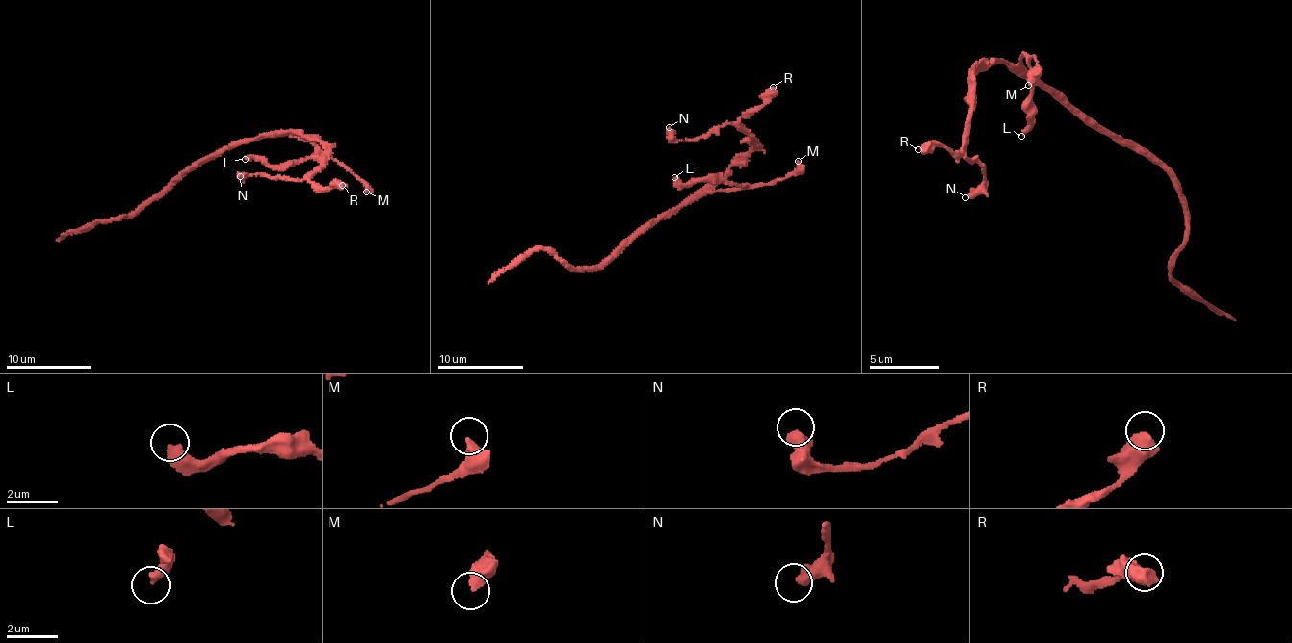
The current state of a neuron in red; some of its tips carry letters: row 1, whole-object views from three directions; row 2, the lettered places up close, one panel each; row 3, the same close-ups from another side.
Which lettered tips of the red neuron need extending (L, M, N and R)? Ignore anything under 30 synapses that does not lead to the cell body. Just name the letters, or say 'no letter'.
no letter

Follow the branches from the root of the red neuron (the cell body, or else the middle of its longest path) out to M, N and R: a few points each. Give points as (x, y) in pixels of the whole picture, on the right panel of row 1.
M: (1056, 98), (1033, 79), (1023, 63), (1020, 64), (1021, 50), (1029, 57), (1033, 54), (1038, 62), (1028, 85)
N: (1056, 98), (1027, 67), (1007, 60), (969, 73), (964, 159), (985, 167), (984, 178), (965, 197)
R: (1056, 98), (1020, 64), (1007, 60), (980, 68), (969, 73), (969, 132), (962, 150), (932, 145), (918, 149)

